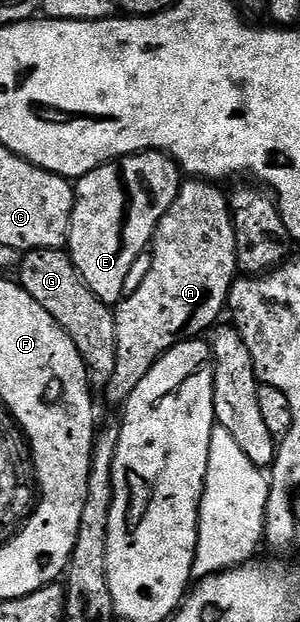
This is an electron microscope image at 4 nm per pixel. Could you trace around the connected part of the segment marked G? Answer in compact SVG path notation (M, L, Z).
M37 249L28 251L22 256L23 264L19 267L17 282L24 287L69 333L73 345L77 345L77 353L81 353L81 361L87 367L87 378L93 384L94 390L106 392L107 384L113 377L113 369L117 369L117 325L114 310L108 304L102 303L85 285L83 278L77 273L70 254L63 249Z

